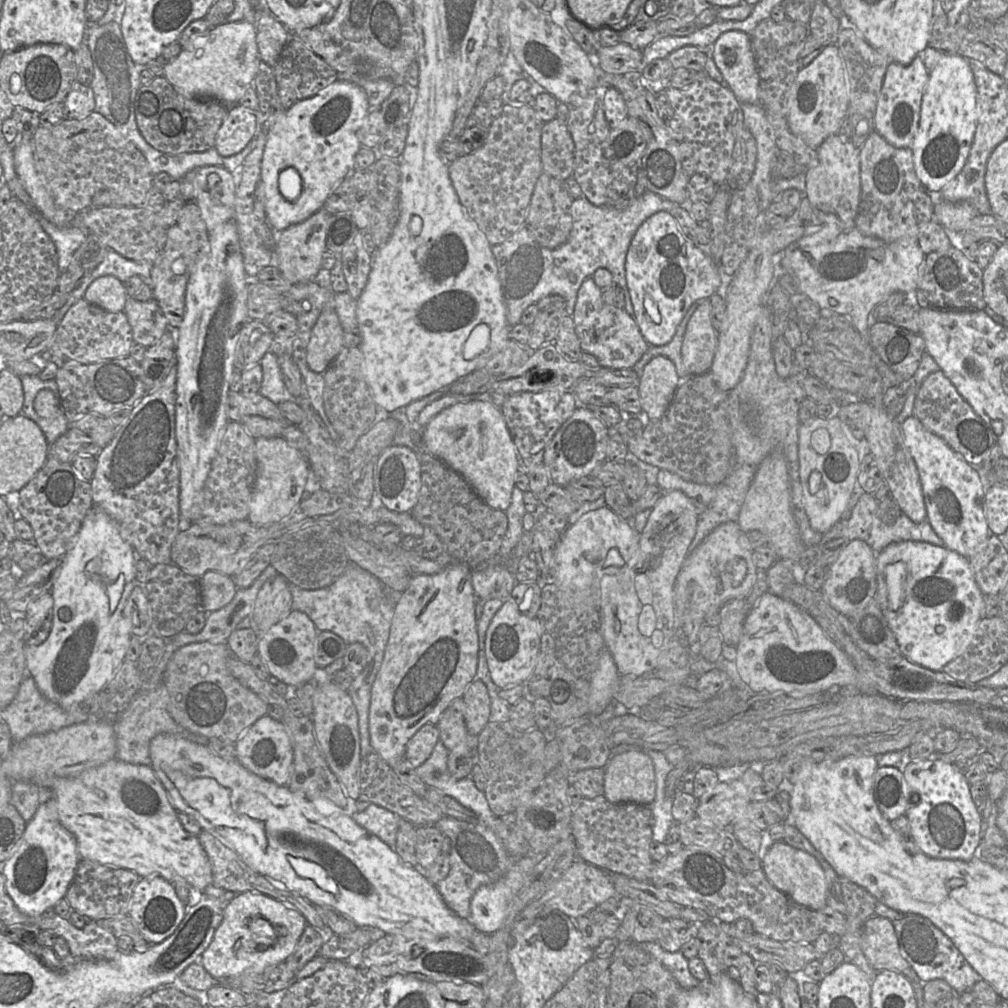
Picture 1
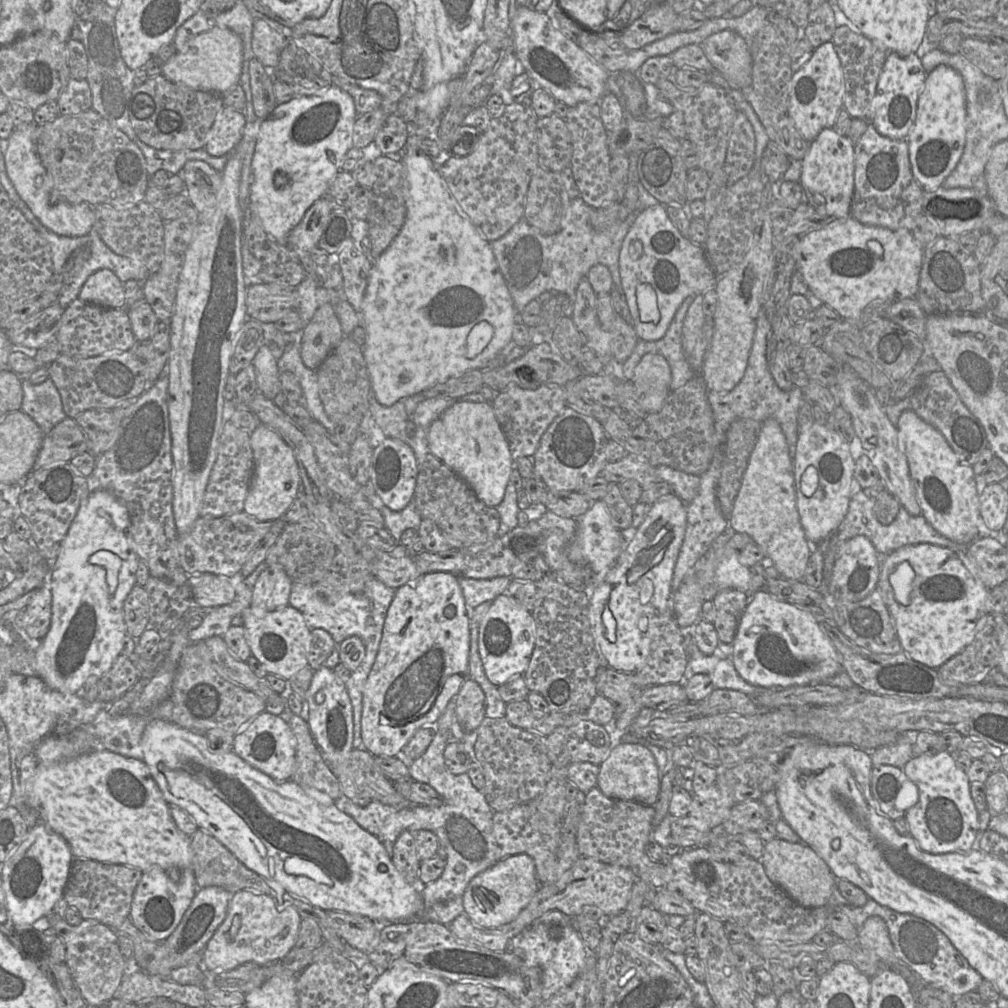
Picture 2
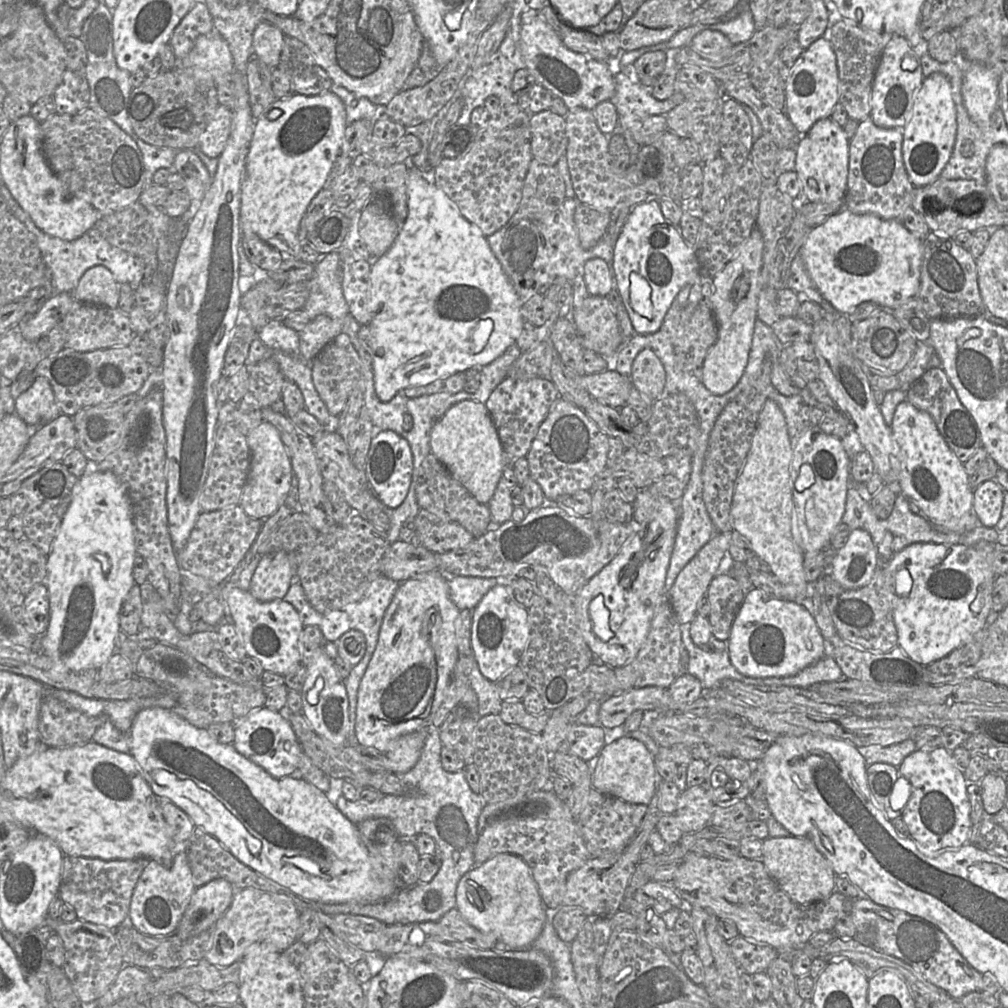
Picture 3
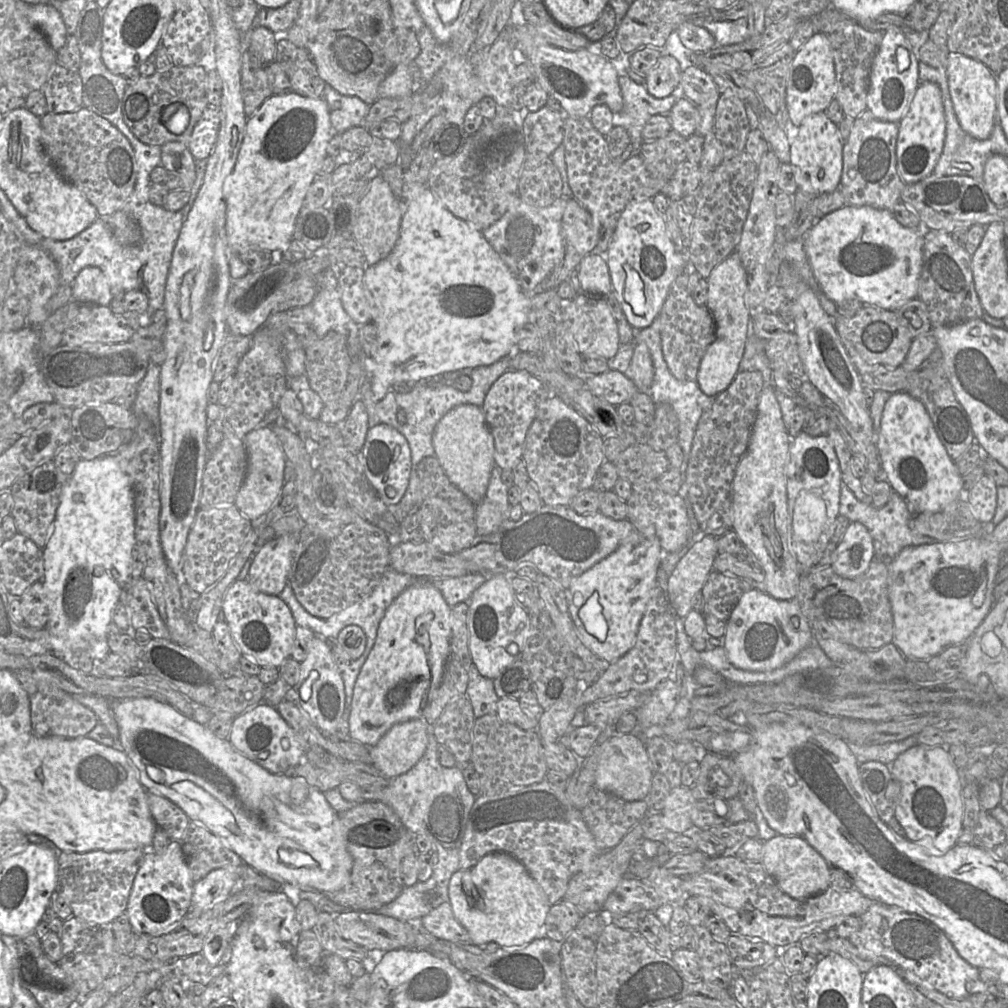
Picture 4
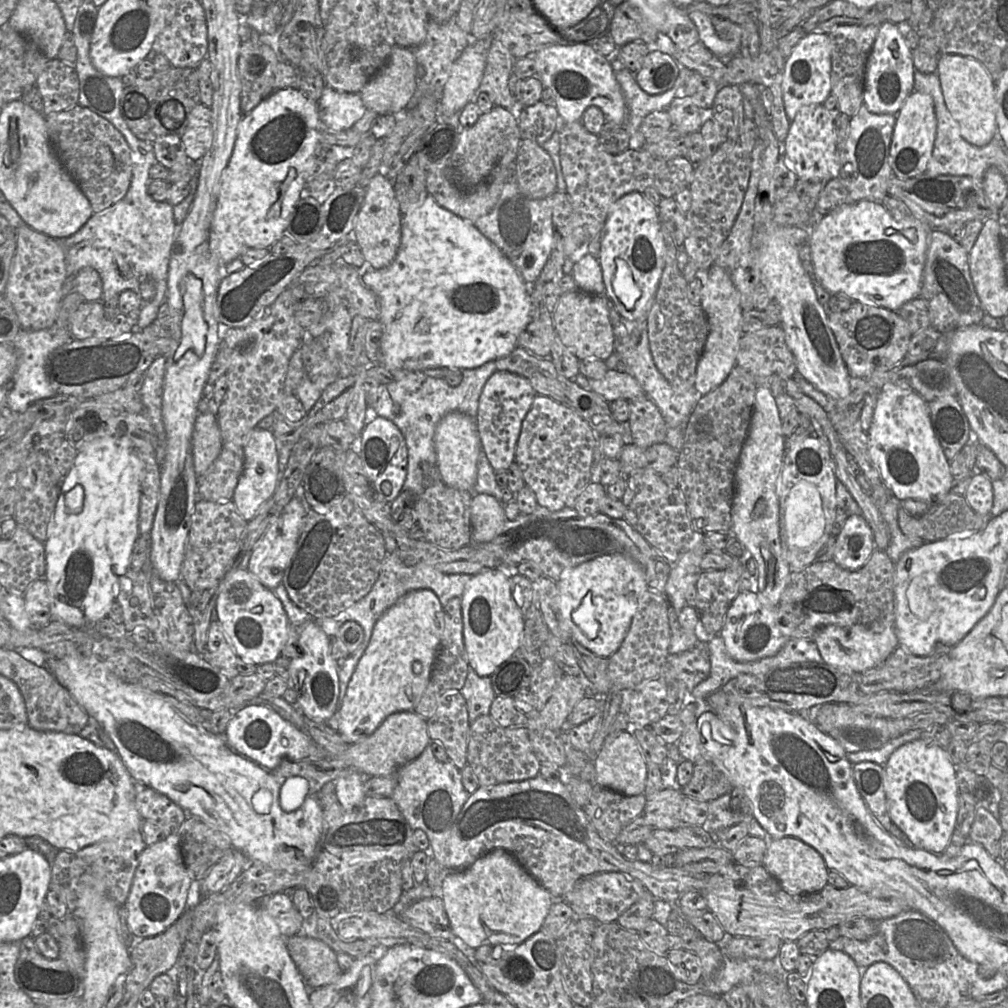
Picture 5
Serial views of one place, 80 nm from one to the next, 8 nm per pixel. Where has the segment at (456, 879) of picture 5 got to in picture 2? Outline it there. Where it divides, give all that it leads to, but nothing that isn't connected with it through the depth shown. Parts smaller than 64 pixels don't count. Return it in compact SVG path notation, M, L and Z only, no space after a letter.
M516 854L503 858L471 879L463 894L464 913L482 928L498 928L514 920L529 904L539 887L532 857Z

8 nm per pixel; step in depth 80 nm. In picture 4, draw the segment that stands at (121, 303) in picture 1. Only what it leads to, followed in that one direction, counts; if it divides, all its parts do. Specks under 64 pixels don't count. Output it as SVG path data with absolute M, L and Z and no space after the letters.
M85 267L72 283L72 301L109 306L113 295L106 276L98 267Z

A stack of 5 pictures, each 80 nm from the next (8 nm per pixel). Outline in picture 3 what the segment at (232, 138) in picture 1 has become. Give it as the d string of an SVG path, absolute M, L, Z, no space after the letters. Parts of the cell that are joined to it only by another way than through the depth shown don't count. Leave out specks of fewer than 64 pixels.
M219 105L199 139L198 149L210 158L223 152L231 131L232 110Z

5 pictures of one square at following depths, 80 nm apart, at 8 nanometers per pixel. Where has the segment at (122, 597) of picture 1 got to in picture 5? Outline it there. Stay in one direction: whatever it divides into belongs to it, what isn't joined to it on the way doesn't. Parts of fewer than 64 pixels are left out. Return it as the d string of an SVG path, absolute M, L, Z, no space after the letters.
M114 437L94 439L79 449L70 471L61 480L44 542L44 579L51 599L52 618L72 628L83 628L107 617L118 594L118 581L130 568L132 548L139 536L139 500L144 474L144 465L134 449L121 446Z

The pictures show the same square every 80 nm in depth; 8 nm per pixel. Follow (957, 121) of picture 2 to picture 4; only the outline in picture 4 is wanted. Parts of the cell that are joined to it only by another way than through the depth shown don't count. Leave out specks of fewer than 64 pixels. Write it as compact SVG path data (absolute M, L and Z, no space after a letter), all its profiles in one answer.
M920 82L912 95L904 117L899 121L896 141L896 169L906 184L911 184L931 175L942 153L946 120L941 90L934 82Z

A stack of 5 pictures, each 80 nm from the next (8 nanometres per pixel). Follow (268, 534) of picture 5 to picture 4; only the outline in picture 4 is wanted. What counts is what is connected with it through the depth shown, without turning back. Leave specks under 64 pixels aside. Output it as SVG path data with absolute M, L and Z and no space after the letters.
M286 534L267 541L255 554L247 581L257 591L279 596L288 584L298 535Z

